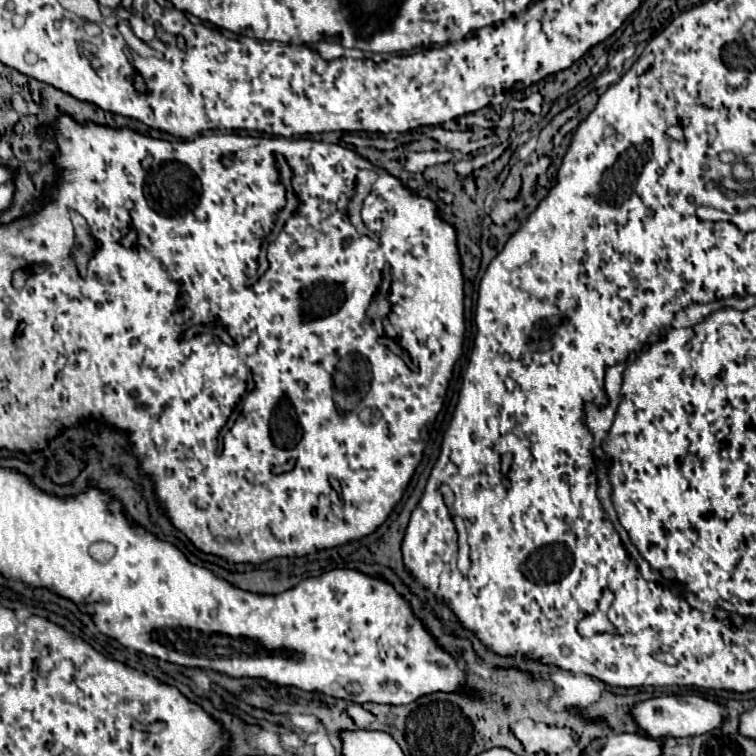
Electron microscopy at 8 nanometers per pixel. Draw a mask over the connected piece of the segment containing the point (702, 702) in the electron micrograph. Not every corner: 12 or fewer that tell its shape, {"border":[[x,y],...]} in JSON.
{"border":[[700,695],[636,703],[632,717],[652,739],[704,735],[726,707]]}

